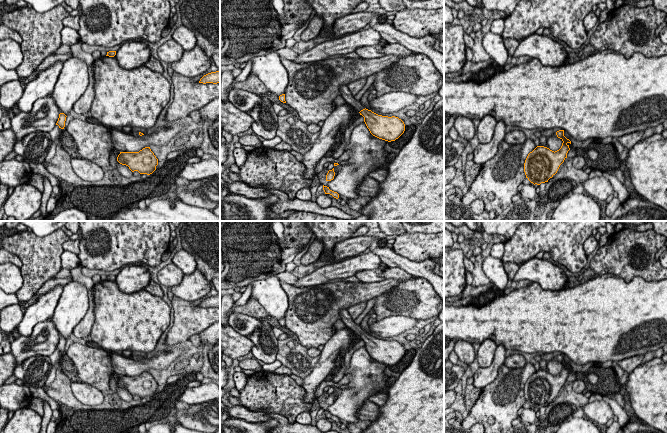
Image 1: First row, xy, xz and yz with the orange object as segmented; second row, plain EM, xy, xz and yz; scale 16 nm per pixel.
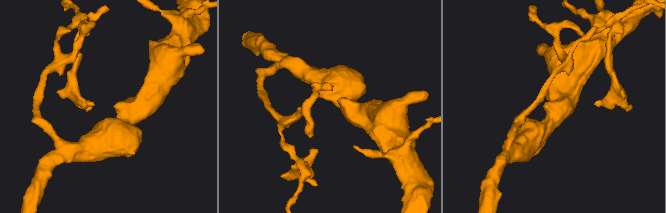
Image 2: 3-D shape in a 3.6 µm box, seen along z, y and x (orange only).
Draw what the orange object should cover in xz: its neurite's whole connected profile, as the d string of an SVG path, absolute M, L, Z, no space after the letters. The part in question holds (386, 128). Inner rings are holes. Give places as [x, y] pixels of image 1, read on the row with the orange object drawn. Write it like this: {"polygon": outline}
{"polygon": "M345 85L340 87L340 92L346 103L351 105L364 117L364 122L373 136L391 142L398 139L404 133L405 124L398 117L378 115L366 109L361 105L360 101L355 99Z"}

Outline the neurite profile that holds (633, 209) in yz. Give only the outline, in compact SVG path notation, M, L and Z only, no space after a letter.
M628 198L620 203L609 221L668 221L668 211L646 199Z

